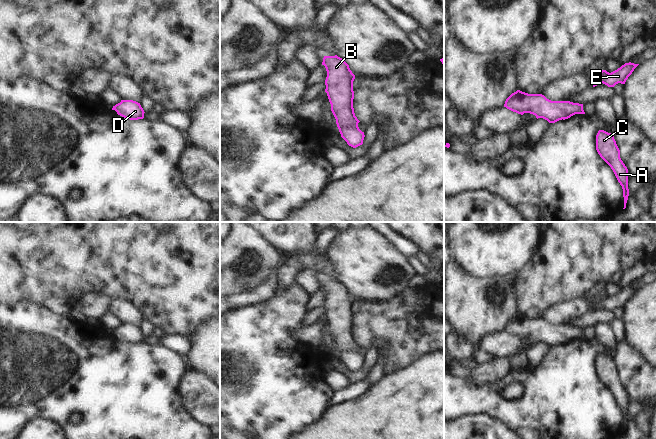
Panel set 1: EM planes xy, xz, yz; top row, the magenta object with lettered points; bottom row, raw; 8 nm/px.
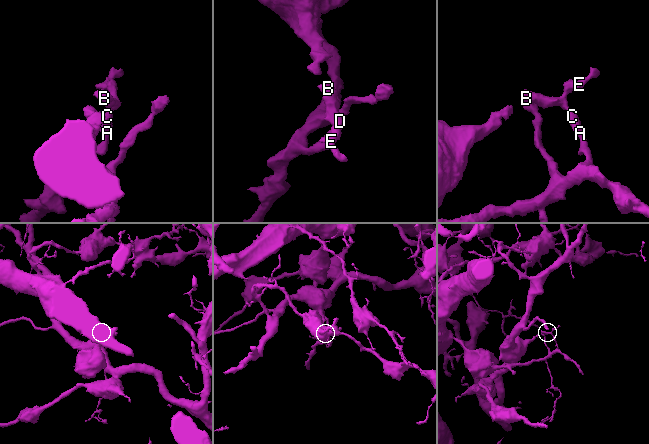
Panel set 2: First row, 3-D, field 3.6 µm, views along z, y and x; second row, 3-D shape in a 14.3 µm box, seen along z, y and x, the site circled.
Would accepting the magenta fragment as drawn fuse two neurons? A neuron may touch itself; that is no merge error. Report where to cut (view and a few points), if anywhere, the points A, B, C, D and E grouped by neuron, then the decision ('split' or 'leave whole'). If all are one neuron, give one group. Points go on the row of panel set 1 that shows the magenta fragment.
no cut; A B C D E; leave whole

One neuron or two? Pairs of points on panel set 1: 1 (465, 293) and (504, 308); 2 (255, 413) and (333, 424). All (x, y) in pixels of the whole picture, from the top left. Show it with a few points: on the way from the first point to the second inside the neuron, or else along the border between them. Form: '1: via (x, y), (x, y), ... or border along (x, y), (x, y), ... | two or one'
1: via (475, 303), (494, 304) | one
2: border along (330, 406), (319, 420), (306, 428) | two

